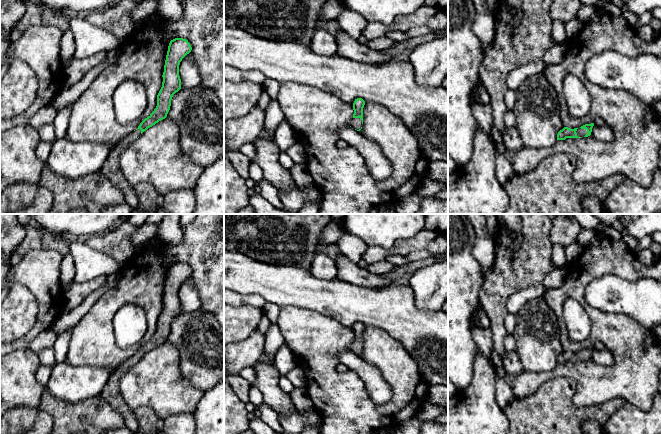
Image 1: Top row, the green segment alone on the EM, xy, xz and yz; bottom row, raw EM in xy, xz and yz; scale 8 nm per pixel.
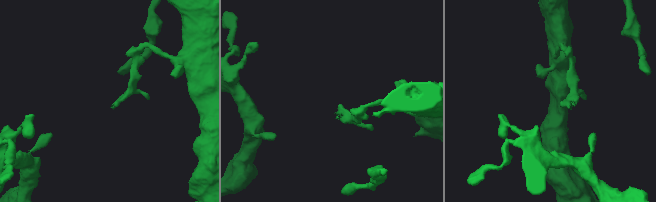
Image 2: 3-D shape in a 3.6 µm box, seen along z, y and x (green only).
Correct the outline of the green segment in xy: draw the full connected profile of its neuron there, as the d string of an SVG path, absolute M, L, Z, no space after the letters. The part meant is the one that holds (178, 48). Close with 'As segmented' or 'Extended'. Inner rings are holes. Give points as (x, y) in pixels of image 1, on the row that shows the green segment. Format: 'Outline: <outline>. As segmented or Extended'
Outline: M175 38L170 41L162 75L162 87L157 95L156 108L140 123L136 130L123 140L117 142L117 145L109 153L100 169L100 172L123 192L125 202L131 207L131 210L137 209L139 200L133 186L127 182L120 170L120 155L129 145L138 139L144 131L167 117L172 97L181 89L181 79L179 76L180 62L191 50L192 47L186 39Z. Extended

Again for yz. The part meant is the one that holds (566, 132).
Outline: M594 123L585 124L580 128L570 129L568 127L564 127L557 134L557 140L565 140L566 138L582 138L588 137L591 135L592 128Z. Extended

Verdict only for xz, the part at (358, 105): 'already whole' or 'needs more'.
needs more

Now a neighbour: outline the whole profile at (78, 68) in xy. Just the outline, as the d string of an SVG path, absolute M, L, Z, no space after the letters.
M101 51L88 58L73 58L70 65L65 69L65 84L72 86L78 83L89 70L105 59L106 54L107 52Z

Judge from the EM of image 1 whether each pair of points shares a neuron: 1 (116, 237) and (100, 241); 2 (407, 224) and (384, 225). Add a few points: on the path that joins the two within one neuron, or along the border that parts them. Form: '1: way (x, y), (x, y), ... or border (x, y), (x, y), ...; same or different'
1: way (112, 241), (104, 241); same
2: way (401, 224), (390, 224); same

